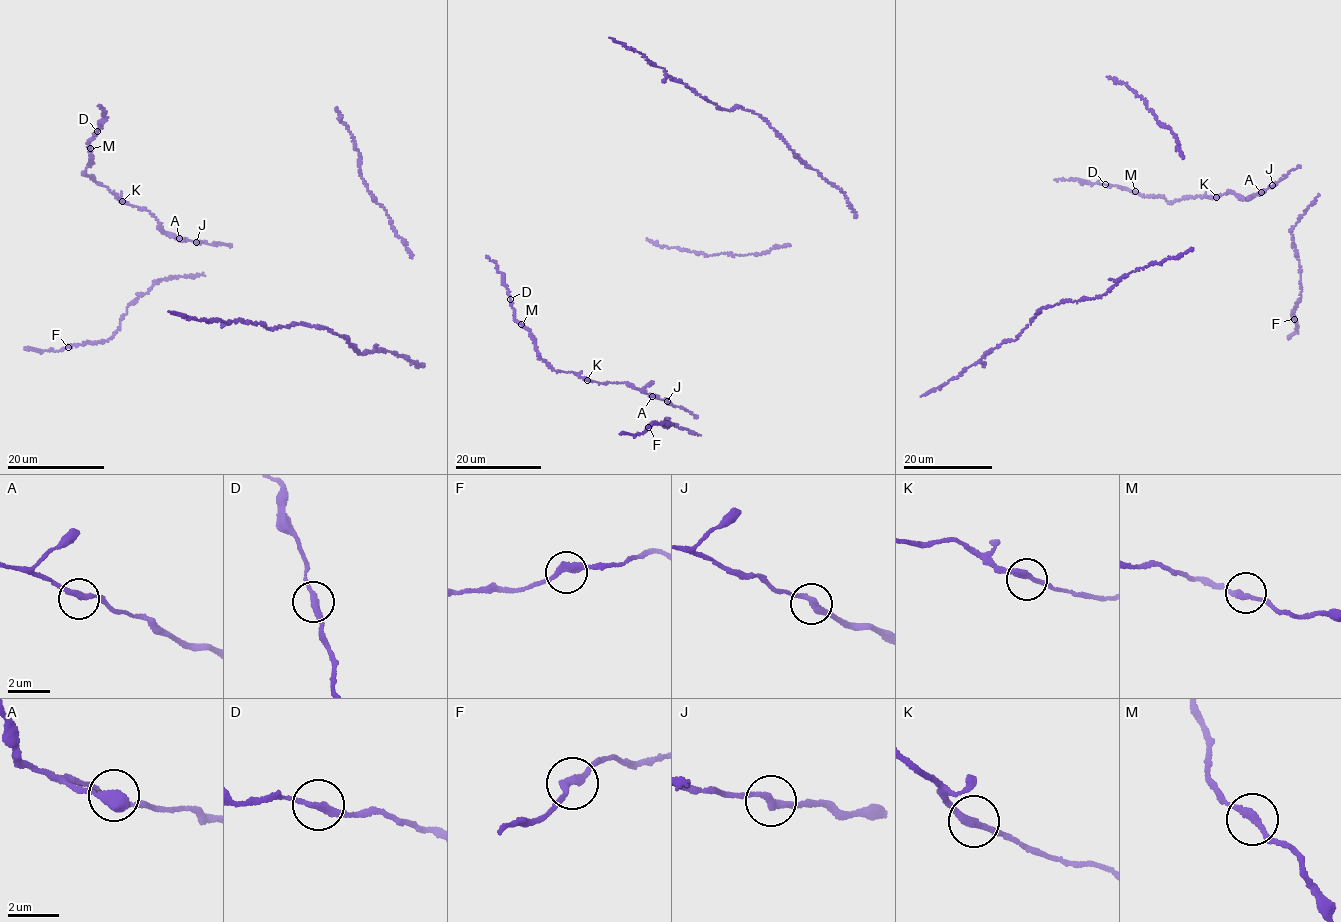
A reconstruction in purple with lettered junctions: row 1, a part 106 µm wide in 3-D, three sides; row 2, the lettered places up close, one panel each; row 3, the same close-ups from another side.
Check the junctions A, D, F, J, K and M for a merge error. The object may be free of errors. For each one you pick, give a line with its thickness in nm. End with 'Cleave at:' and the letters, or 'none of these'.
Cleave at: none of these

